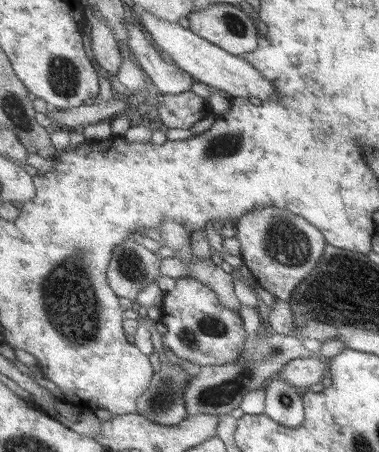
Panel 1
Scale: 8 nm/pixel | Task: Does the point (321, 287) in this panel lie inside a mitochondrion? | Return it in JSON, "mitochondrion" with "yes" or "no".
{"mitochondrion":"yes"}

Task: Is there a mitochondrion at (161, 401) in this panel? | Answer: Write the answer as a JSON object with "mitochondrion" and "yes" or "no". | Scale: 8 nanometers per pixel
{"mitochondrion":"yes"}

